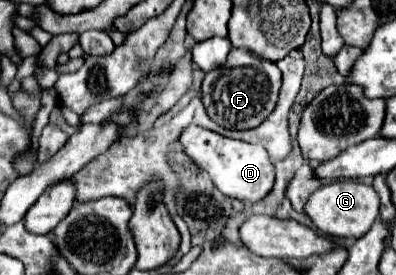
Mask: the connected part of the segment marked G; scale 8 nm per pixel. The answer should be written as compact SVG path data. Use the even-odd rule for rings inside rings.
M353 179L331 181L319 187L309 197L309 201L305 203L305 213L309 215L313 225L325 235L343 237L343 239L359 239L371 229L373 221L379 215L379 195L375 193L373 187L353 181Z

